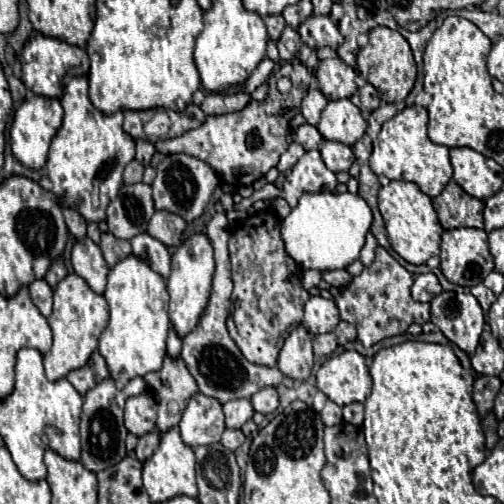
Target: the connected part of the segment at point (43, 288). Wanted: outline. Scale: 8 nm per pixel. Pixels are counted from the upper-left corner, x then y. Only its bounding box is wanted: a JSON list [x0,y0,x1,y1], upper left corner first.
[30,280,52,318]

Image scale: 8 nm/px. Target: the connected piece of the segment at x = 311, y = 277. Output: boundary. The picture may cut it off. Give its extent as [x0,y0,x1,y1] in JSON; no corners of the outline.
[302,270,322,290]

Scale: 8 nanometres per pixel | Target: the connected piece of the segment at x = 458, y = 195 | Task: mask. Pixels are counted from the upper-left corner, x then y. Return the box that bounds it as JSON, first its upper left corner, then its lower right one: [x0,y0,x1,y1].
[432,182,484,230]

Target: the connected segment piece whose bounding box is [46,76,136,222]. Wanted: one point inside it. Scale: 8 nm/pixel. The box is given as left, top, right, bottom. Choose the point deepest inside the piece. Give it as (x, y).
(87, 157)

